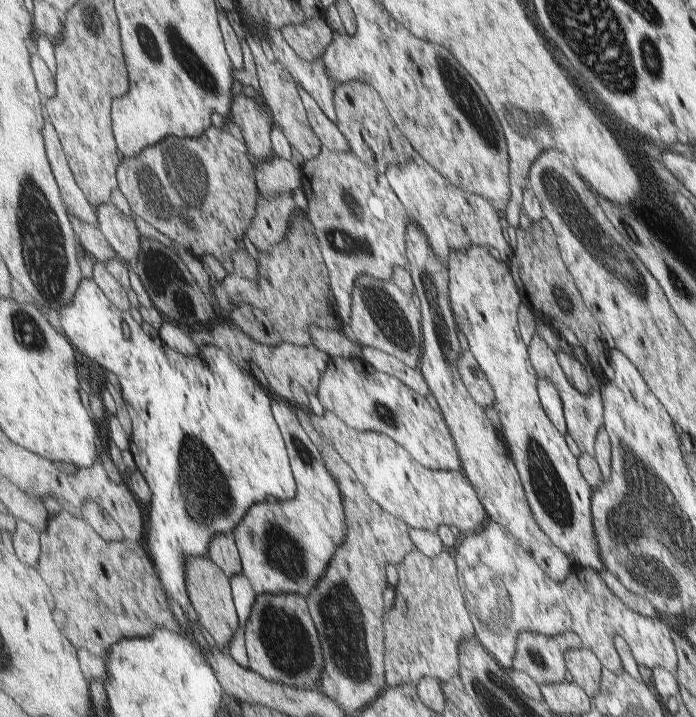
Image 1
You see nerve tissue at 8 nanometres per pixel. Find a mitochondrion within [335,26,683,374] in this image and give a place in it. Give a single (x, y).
(612, 257)

